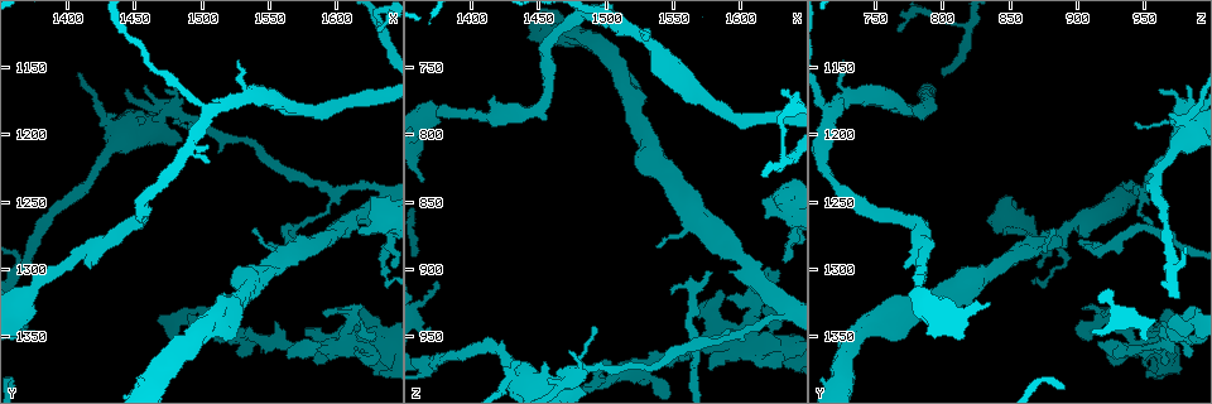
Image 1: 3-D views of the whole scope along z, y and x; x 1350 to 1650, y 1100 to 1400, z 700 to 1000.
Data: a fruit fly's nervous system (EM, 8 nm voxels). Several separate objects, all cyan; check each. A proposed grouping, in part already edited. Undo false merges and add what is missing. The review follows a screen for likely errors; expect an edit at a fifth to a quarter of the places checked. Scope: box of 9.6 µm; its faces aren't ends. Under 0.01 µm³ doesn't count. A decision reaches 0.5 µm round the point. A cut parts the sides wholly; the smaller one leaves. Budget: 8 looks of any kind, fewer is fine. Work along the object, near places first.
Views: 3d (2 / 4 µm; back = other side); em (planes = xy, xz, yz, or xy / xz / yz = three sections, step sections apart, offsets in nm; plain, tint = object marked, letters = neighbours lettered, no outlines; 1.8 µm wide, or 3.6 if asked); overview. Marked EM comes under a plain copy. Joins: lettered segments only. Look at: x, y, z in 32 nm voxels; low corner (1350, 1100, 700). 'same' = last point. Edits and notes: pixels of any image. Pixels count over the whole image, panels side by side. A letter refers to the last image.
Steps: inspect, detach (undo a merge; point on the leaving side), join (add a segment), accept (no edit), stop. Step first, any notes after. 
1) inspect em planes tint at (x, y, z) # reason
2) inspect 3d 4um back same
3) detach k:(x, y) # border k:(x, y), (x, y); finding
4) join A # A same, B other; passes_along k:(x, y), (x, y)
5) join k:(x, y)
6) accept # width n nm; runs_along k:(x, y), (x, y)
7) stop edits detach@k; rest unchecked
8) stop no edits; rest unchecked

inspect em 3.6um xy step 16 letters at (1480, 1182, 976) # a fork

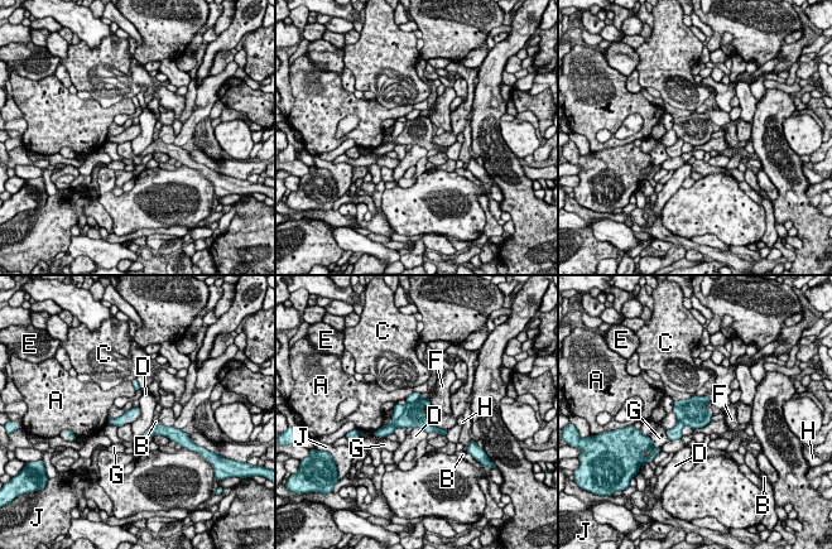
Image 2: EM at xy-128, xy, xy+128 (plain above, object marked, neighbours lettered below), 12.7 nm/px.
accept # longest_contact D 220 nm; A other, B other, C other, D other, E other, F other, G other, H other, J other; border 2:(413, 427), (428, 432); all the same cell

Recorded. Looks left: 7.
inspect 3d 4um back at (1368, 1344, 952) # an open end

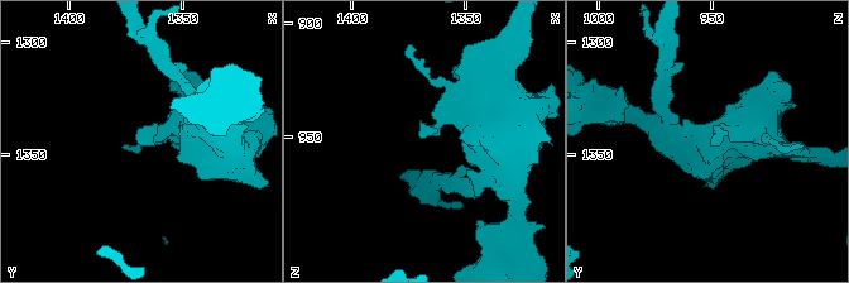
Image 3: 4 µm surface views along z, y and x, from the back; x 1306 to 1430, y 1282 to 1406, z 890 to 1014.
inspect em planes letters at (1369, 1345, 951)

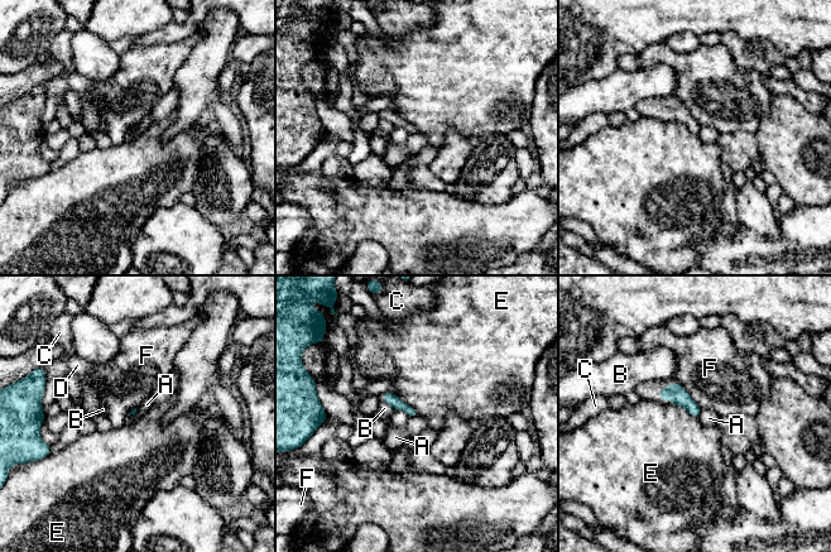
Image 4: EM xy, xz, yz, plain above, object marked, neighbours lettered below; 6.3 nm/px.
accept # A other, B other, C other, D other, E other, F other; border 4:(409, 416), (417, 417); none of them fits

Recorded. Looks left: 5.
inspect em xz step 16 tint at (1606, 1354, 958)

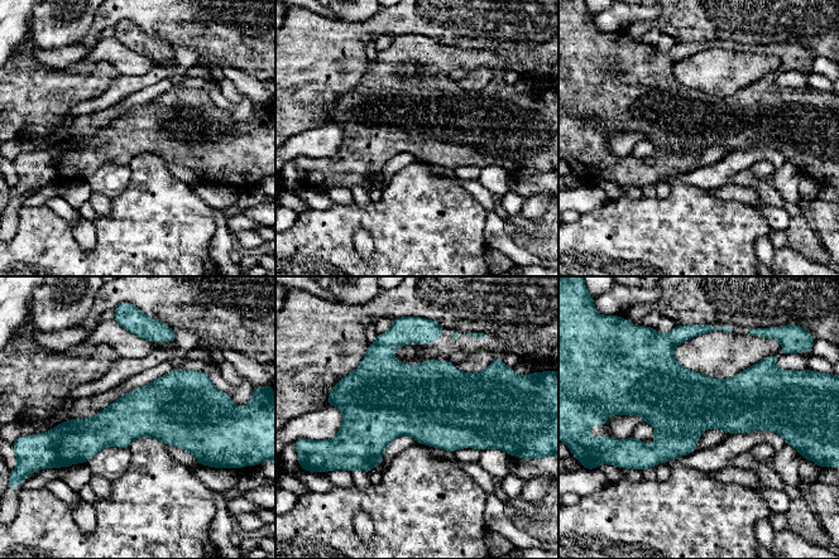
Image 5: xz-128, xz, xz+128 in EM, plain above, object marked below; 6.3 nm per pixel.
inspect em planes tint same

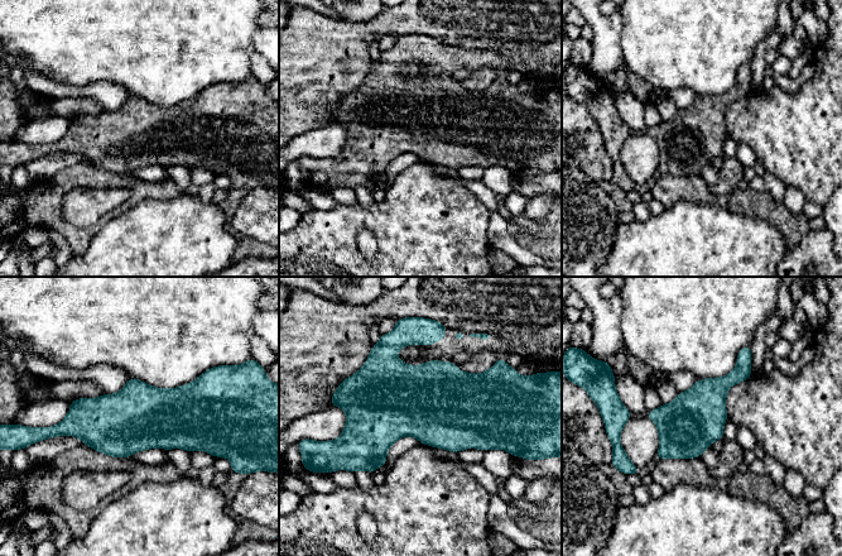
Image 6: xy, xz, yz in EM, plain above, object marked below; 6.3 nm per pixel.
inspect em planes letters same

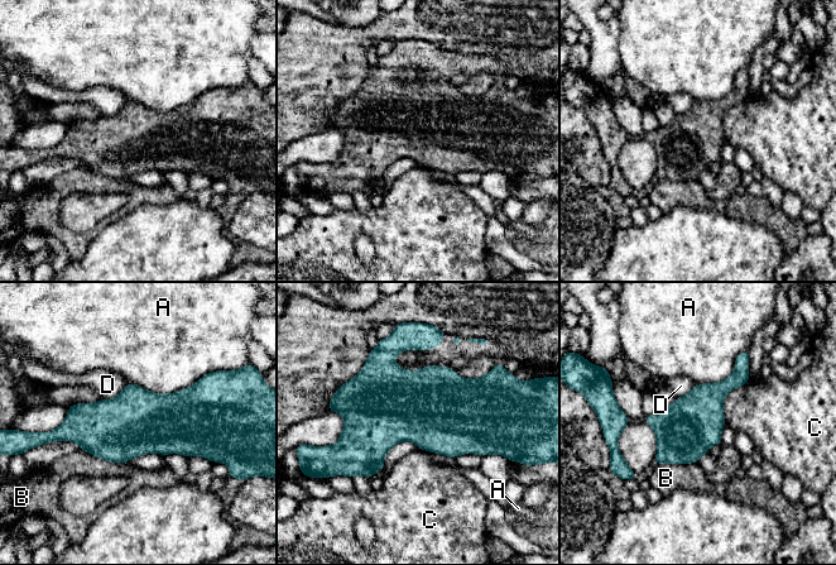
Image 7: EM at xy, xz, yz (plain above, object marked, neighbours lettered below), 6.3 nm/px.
accept # longest_contact A 500 nm; A other, B other, C other, D other; border 7:(748, 382), (728, 392), (724, 421); all the same cell

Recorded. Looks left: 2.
stop no edits; rest unchecked

